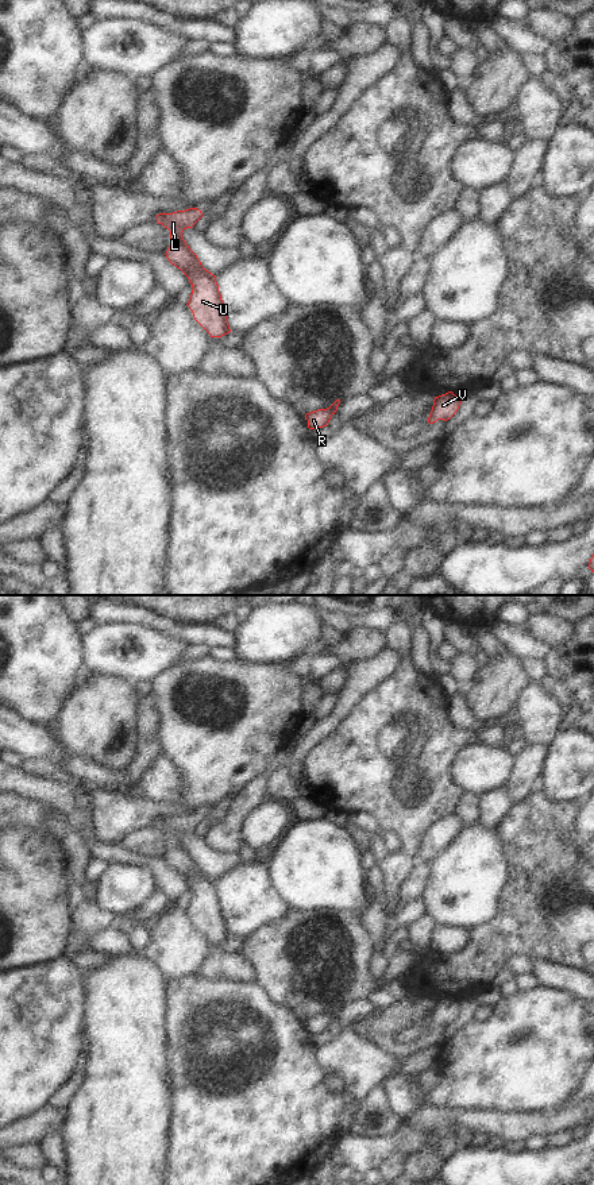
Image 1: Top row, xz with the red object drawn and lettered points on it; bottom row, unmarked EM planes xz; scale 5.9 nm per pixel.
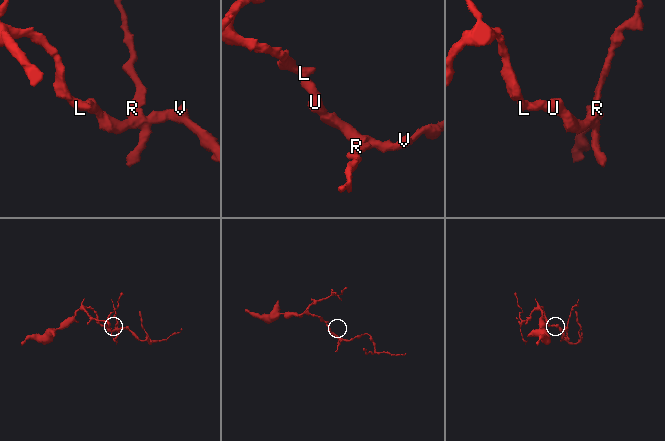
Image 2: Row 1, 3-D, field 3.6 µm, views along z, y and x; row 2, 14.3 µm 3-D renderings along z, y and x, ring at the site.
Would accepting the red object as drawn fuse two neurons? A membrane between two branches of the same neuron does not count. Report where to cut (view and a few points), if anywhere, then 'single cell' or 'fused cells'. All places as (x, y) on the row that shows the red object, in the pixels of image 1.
cut in xz along (326, 409), (332, 413); fused cells

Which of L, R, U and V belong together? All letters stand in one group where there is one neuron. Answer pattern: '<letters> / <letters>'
L U V / R

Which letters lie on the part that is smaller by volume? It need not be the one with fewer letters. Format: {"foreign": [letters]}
{"foreign": ["R"]}

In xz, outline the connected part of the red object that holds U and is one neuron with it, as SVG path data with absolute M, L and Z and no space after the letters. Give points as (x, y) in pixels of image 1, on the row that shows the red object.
M197 208L157 215L157 223L170 231L171 243L166 251L167 260L180 269L192 285L188 306L194 320L211 335L221 337L231 332L219 292L216 275L204 269L197 255L182 238L186 228L192 228L202 213Z

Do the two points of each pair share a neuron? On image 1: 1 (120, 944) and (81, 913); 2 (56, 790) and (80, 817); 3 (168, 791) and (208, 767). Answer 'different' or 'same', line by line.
1: different
2: same
3: different

